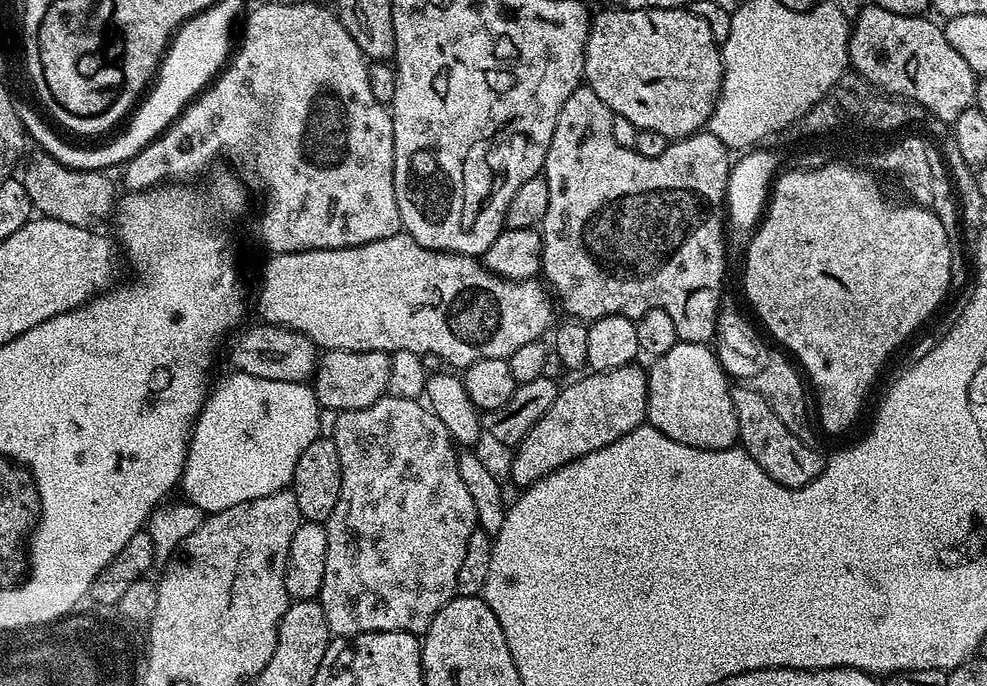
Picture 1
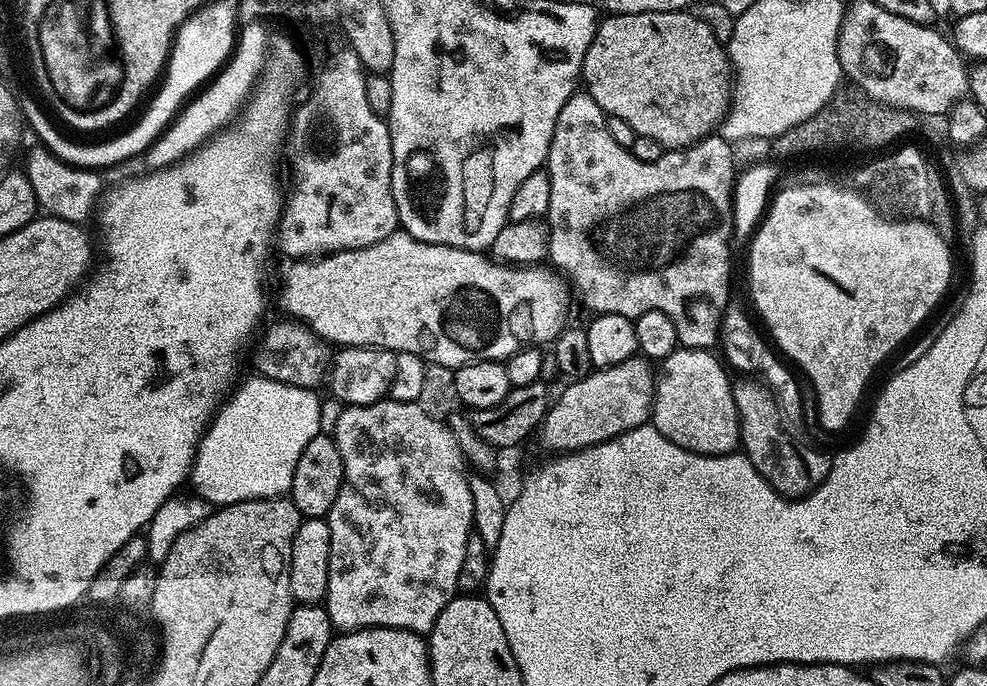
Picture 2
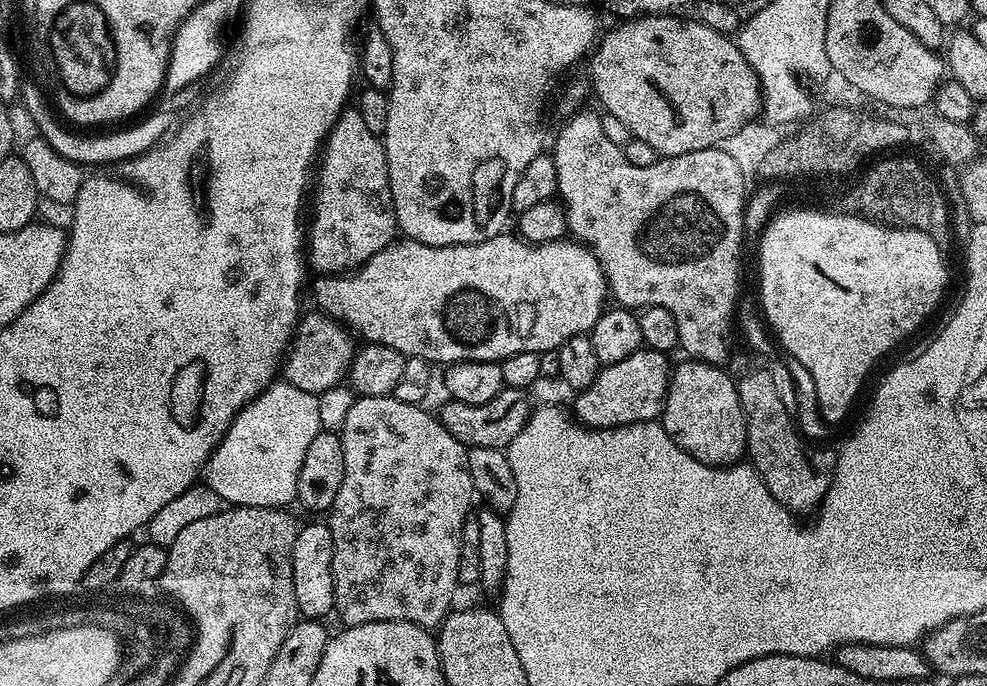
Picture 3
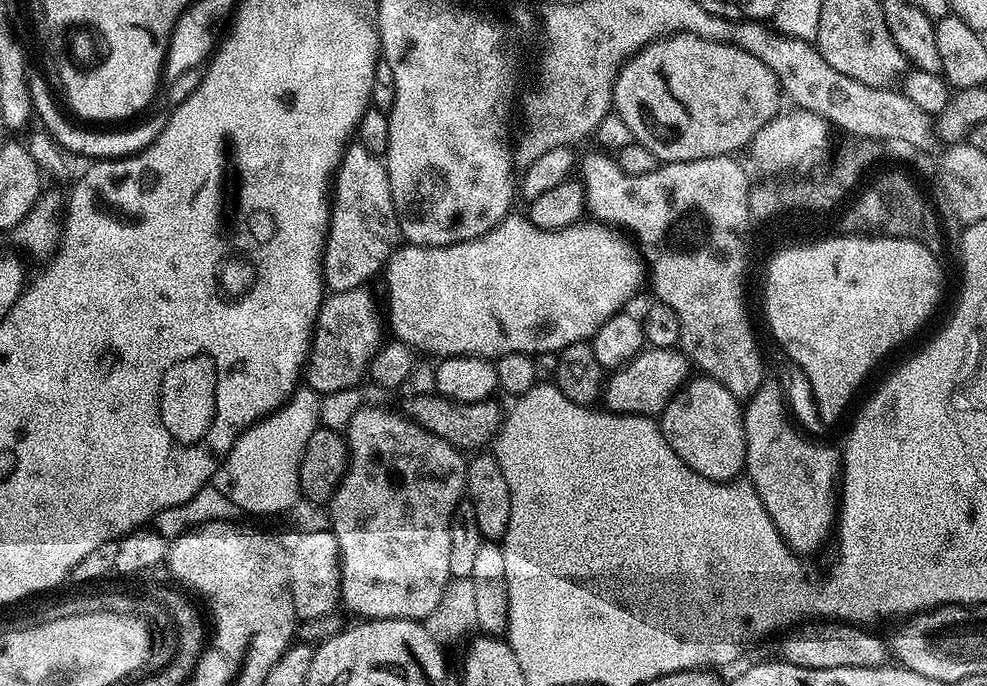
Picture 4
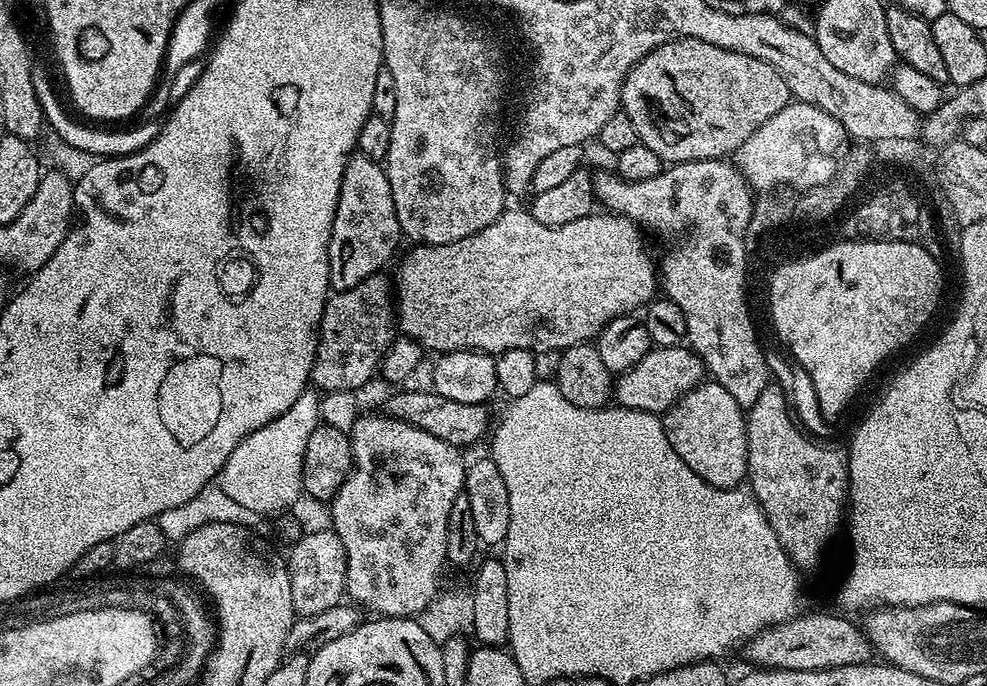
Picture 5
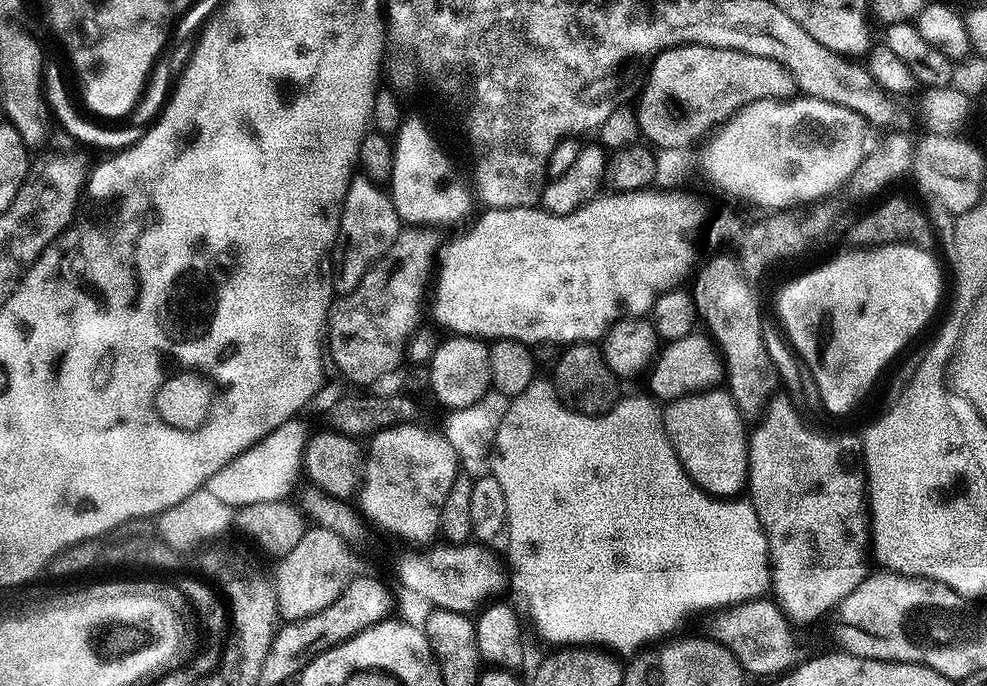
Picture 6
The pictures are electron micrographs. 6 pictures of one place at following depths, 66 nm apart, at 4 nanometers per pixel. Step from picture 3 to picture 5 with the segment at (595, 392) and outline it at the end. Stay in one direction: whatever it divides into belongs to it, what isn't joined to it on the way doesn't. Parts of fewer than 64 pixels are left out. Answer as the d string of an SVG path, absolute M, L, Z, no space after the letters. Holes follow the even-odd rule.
M687 346L675 348L657 348L638 362L630 370L619 373L614 380L614 400L621 409L635 412L654 412L663 414L675 406L680 397L685 396L691 388L705 379L706 369L700 357Z

